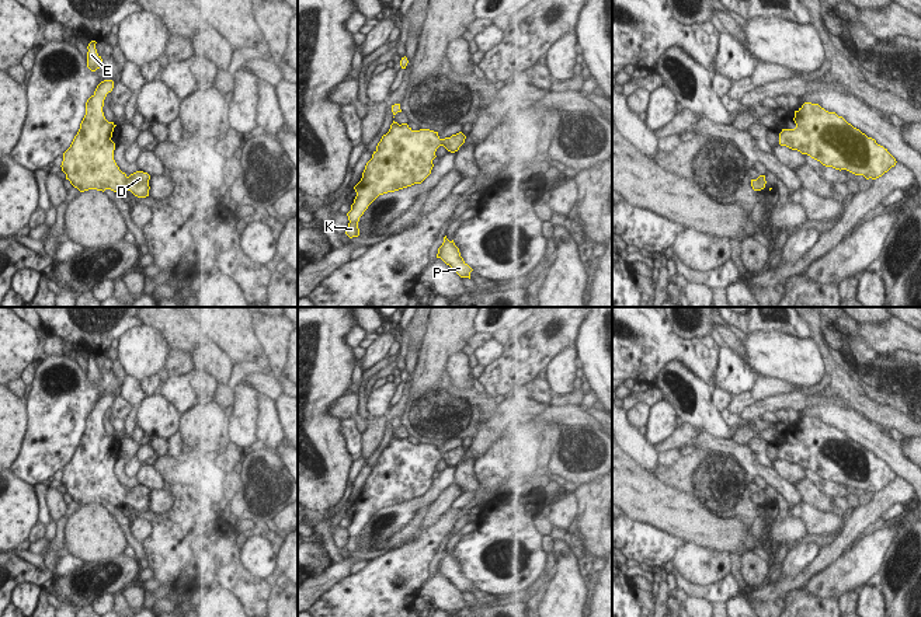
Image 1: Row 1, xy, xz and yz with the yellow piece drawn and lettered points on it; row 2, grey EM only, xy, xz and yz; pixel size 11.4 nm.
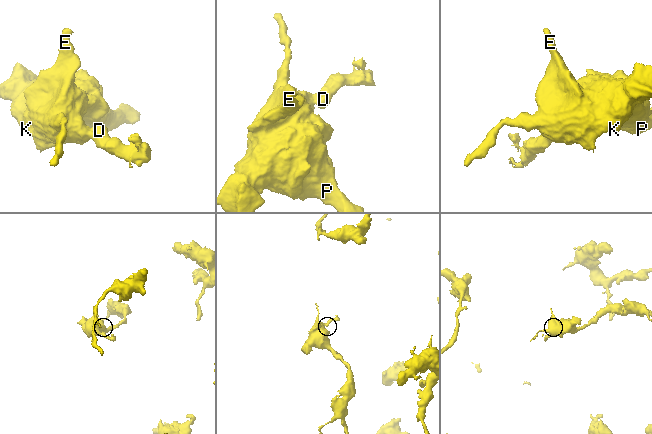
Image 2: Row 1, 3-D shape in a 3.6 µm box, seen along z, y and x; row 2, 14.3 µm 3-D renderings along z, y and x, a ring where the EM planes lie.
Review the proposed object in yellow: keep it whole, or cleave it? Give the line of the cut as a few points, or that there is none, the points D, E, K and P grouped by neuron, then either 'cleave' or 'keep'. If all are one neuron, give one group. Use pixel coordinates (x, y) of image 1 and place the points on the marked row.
no cut; D E K P; keep

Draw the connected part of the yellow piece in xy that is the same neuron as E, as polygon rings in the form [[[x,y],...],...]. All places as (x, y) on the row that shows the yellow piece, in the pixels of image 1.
[[[91,41],[87,46],[87,49],[88,49],[88,52],[87,52],[87,67],[91,72],[95,72],[97,69],[100,69],[102,66],[102,59],[97,53],[95,43],[97,43],[95,41]]]

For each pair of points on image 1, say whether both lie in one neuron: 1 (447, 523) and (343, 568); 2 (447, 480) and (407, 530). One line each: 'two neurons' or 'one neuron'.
1: two neurons
2: two neurons

